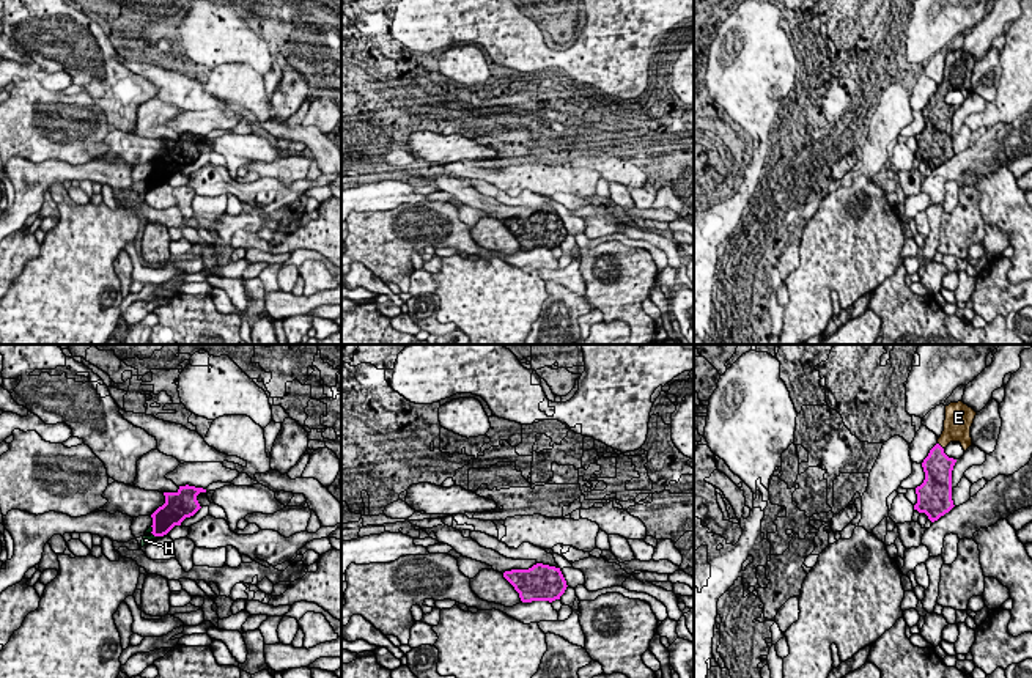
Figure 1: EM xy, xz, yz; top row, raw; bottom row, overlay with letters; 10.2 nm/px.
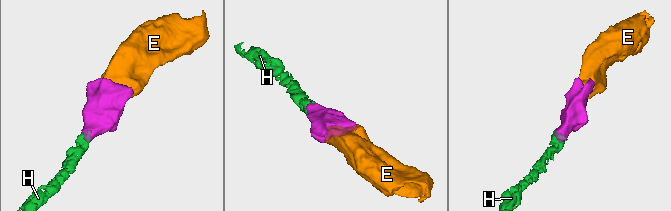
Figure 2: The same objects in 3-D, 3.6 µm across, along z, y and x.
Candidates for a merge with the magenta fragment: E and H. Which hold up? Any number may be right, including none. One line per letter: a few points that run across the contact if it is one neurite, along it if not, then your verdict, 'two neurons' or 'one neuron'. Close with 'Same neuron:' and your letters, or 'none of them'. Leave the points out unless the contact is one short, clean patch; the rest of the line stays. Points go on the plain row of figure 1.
E: one neuron
H: line xy (169, 162), (153, 181), (145, 187); one neuron
Same neuron: E, H

